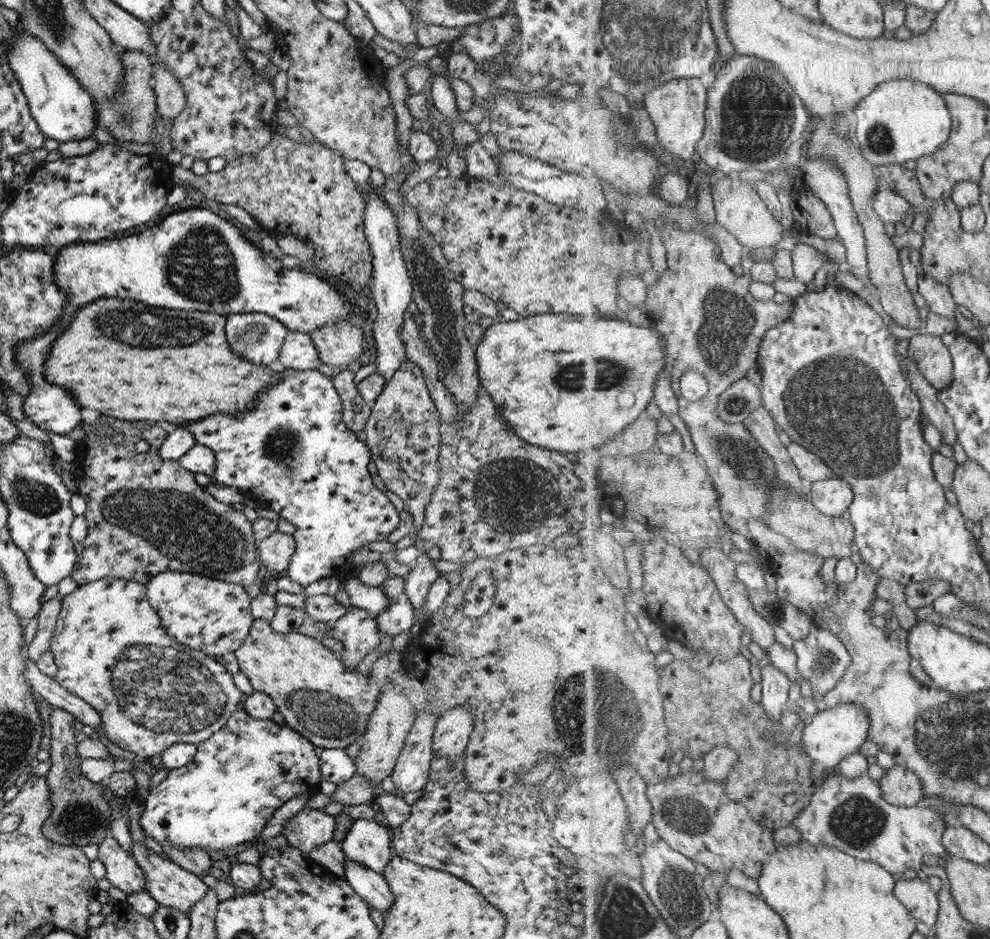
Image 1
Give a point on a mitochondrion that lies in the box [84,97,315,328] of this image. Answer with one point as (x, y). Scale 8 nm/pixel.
(200, 266)

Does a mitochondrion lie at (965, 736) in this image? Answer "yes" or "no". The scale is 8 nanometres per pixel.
yes

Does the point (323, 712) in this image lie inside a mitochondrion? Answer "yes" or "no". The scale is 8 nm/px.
yes

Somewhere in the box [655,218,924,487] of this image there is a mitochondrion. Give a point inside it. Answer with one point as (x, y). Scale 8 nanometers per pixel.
(727, 321)

